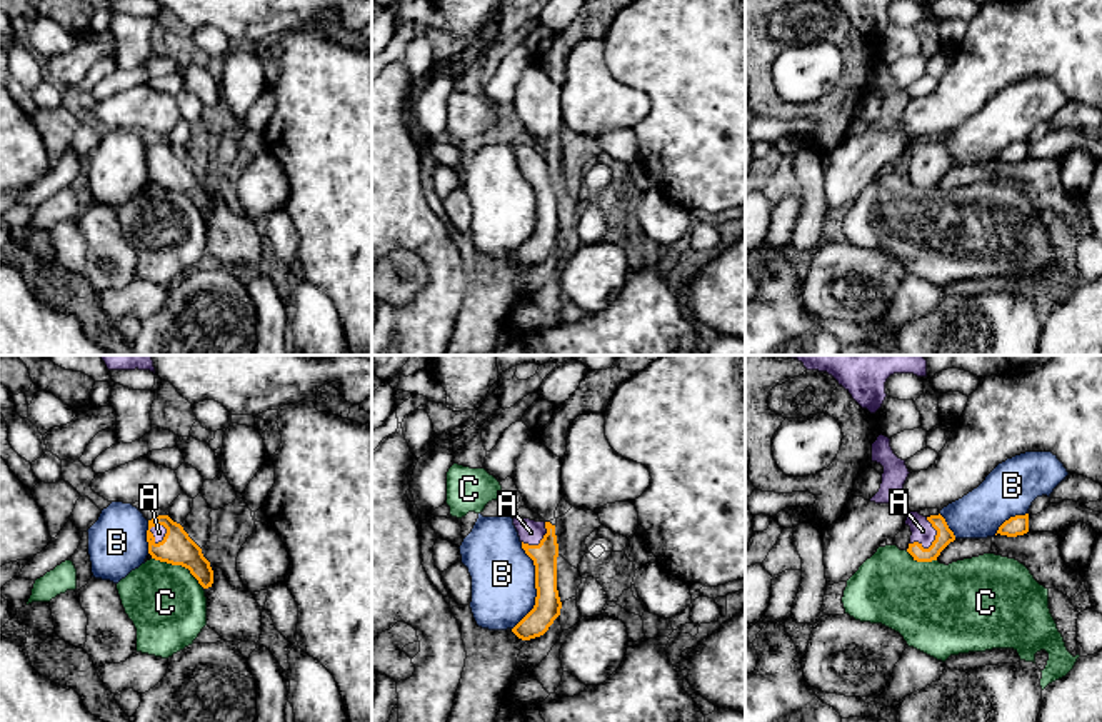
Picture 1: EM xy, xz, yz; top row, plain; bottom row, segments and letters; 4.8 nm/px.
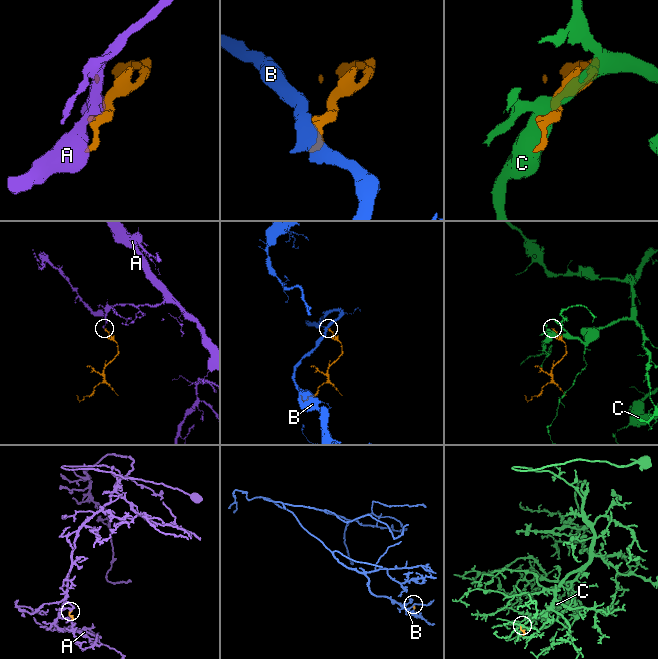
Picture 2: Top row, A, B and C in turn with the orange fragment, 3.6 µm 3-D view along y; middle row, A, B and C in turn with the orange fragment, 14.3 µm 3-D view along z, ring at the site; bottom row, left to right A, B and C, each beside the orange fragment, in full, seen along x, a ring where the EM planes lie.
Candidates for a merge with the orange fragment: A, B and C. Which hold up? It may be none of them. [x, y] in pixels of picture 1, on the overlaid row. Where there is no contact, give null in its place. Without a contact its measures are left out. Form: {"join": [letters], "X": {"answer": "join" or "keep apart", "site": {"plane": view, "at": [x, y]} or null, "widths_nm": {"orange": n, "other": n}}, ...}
{"join": ["A"], "A": {"answer": "join", "site": {"plane": "yz", "at": [937, 534]}, "widths_nm": {"orange": 80, "other": 110}}, "B": {"answer": "keep apart", "site": {"plane": "xz", "at": [535, 586]}, "widths_nm": {"orange": 130, "other": 300}}, "C": {"answer": "keep apart", "site": {"plane": "xy", "at": [179, 564]}, "widths_nm": {"orange": 160, "other": 380}}}

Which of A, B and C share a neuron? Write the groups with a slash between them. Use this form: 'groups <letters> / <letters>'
groups A / B / C

